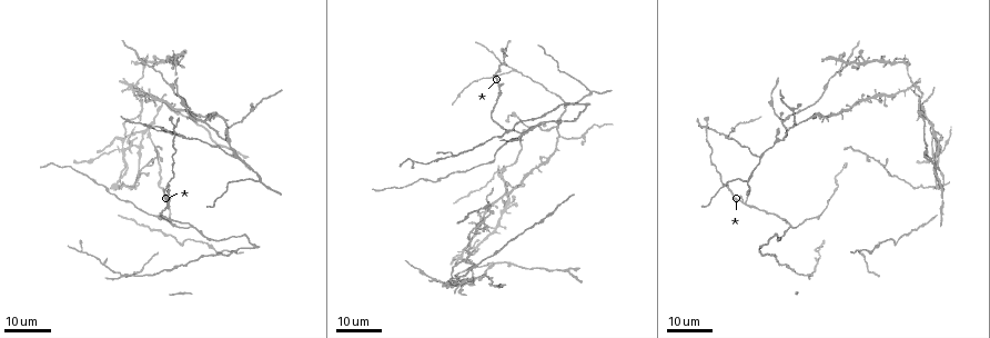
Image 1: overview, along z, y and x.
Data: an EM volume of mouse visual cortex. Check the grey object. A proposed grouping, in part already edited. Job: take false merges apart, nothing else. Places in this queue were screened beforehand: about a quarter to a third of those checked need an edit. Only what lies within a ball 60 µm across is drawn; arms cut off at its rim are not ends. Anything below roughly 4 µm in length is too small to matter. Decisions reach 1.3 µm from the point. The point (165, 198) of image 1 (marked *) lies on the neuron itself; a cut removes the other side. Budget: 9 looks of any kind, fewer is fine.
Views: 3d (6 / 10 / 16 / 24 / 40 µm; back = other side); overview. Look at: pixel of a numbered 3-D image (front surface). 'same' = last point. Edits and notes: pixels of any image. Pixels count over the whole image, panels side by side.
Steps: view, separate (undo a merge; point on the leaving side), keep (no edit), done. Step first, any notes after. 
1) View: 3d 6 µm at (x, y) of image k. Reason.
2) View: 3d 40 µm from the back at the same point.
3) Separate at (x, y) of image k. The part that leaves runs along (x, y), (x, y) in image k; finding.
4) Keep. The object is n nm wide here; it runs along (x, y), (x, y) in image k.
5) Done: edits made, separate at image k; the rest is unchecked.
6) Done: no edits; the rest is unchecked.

View: 3d 24 µm at (515, 69) of image 1. A fork.

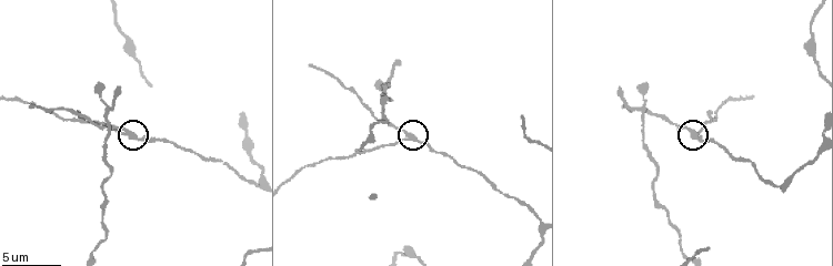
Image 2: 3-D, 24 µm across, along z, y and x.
View: 3d 6 µm at (130, 133) of image 2.

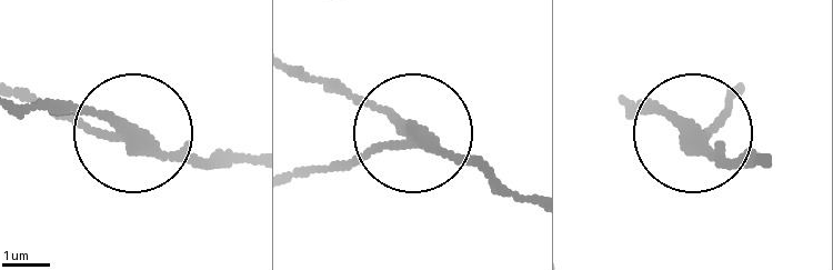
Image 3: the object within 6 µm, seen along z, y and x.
Separate at (343, 162) of image 3. 3 arms meet here; the part that leaves runs along (408, 142), (292, 173) in image 3; a second neuron is stuck on.

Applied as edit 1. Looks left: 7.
View: overview.

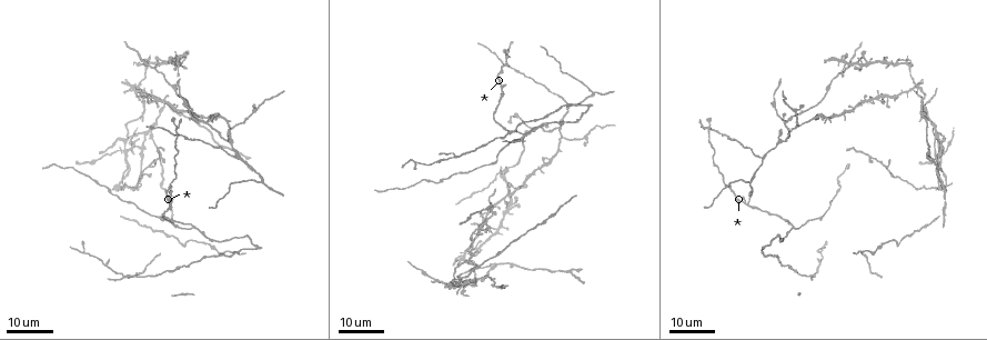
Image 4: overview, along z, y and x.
View: 3d 24 µm at (261, 183) of image 4. Small branch off a trunk.

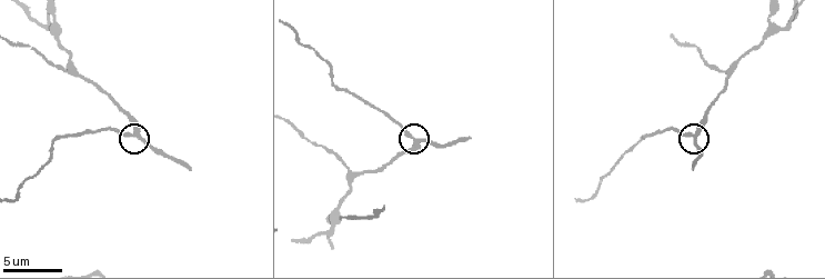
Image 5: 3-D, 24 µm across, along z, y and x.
View: 3d 6 µm at (417, 139) of image 5.

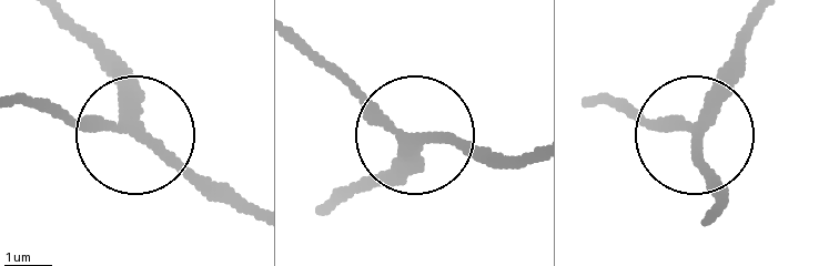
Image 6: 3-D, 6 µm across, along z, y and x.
Keep. The object is 250 nm wide here; it runs along (62, 24), (127, 120), (213, 200) in image 6; continuous, no second neuron.

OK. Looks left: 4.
View: 3d 10 µm at (353, 174) of image 5. Three arms meet.

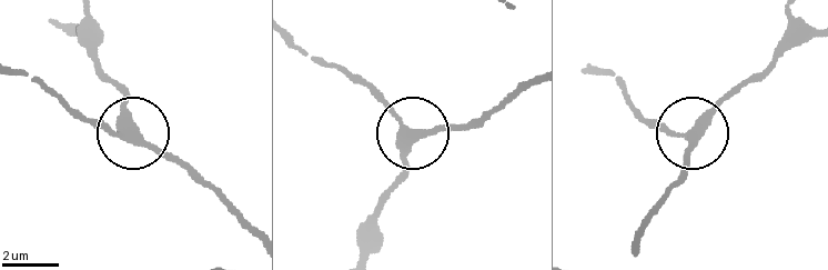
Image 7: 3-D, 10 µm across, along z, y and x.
Keep. The object is 330 nm wide here; it runs along (294, 38), (409, 129), (471, 124) in image 7; all the same neuron.

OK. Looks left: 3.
View: 3d 16 µm at (232, 130) of image 4. Side arm on a straight run.

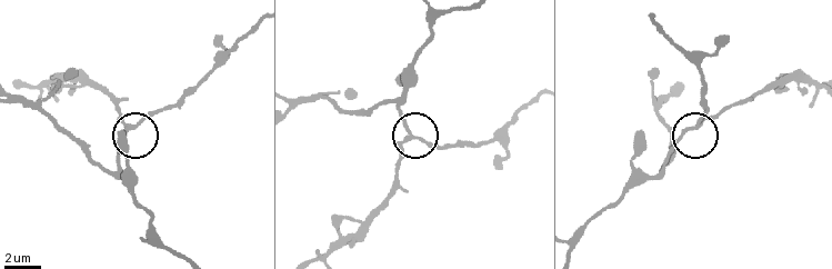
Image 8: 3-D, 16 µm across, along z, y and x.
View: 3d 10 µm at (698, 124) of image 8. Closer look.

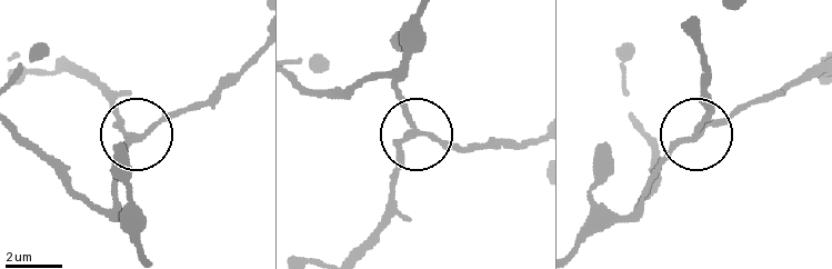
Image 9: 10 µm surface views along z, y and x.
View: 3d 6 µm at (423, 131) of image 9. Closer look.

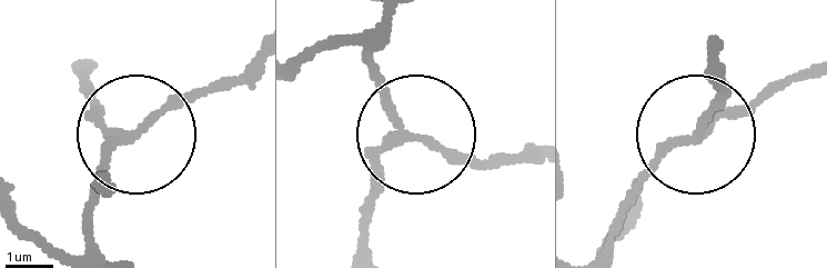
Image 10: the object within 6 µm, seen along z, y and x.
Separate at (91, 101) of image 10. The part that leaves runs along (120, 136), (84, 77) in image 10; a second neuron is stuck on.

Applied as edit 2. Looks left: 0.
Done: edits made, separate at image 3, separate at image 10; the rest is unchecked.

